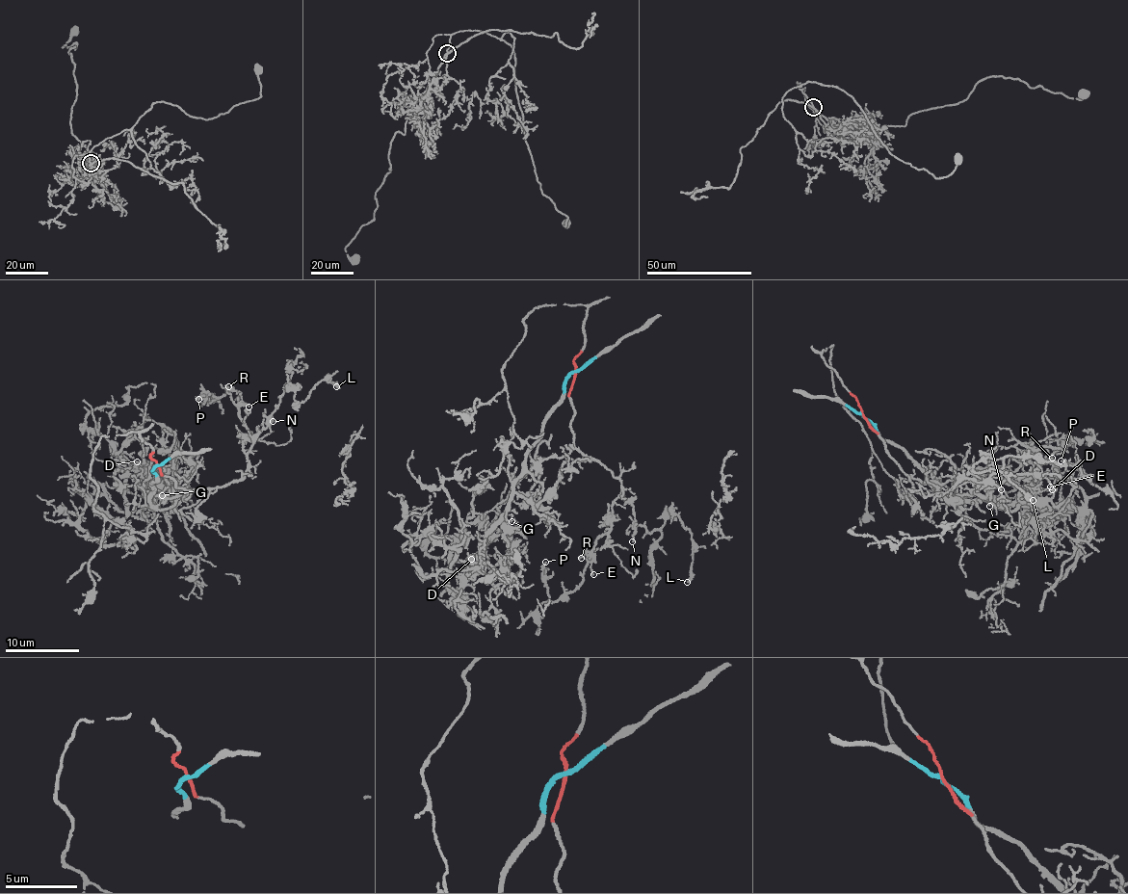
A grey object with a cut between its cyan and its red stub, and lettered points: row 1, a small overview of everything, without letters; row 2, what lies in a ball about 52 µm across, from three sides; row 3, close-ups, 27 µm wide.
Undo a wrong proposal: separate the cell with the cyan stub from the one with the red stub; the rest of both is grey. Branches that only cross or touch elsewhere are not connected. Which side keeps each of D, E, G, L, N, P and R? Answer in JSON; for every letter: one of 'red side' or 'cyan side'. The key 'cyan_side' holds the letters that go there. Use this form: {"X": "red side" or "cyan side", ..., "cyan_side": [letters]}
{"D": "cyan side", "E": "red side", "G": "cyan side", "L": "red side", "N": "red side", "P": "red side", "R": "red side", "cyan_side": ["D", "G"]}

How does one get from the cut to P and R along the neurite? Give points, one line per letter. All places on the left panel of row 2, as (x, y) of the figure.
P: (156, 464), (190, 491), (243, 478), (249, 462), (242, 444), (250, 433), (240, 415), (241, 393), (198, 398)
R: (156, 464), (162, 475), (190, 491), (215, 489), (243, 478), (249, 462), (242, 444), (250, 433), (228, 386)

